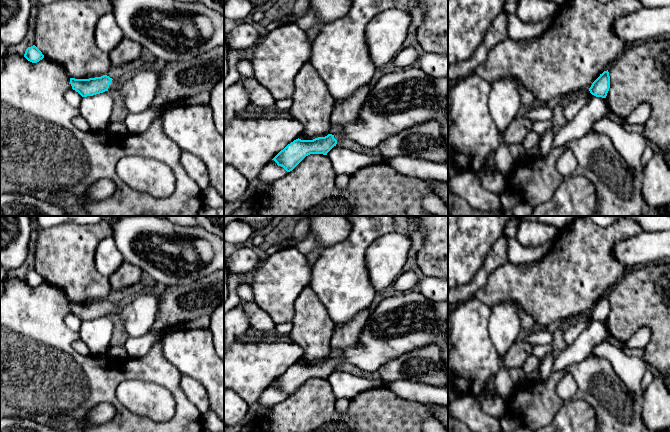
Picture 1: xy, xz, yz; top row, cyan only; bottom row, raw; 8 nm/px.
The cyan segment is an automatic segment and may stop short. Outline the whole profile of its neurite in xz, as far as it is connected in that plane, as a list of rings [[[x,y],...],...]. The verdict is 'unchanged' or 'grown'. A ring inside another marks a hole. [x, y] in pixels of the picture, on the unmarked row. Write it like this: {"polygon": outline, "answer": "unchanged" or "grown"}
{"polygon": [[[417,289],[384,297],[369,316],[356,346],[346,348],[338,358],[328,358],[313,364],[296,363],[281,374],[272,384],[287,396],[292,395],[306,380],[327,377],[339,363],[350,363],[359,369],[374,373],[385,363],[410,351],[429,344],[442,347],[445,344],[445,331],[448,328],[448,300],[434,302]]], "answer": "grown"}

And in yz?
{"polygon": [[[604,295],[600,300],[592,307],[589,315],[596,321],[606,322],[610,312],[610,300],[609,296]]], "answer": "unchanged"}

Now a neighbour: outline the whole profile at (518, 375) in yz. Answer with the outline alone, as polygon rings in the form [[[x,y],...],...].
[[[511,368],[507,370],[514,384],[520,384],[526,379],[526,373],[522,368]]]

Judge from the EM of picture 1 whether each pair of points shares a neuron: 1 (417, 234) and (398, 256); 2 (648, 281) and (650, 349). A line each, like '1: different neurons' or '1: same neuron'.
1: different neurons
2: same neuron

